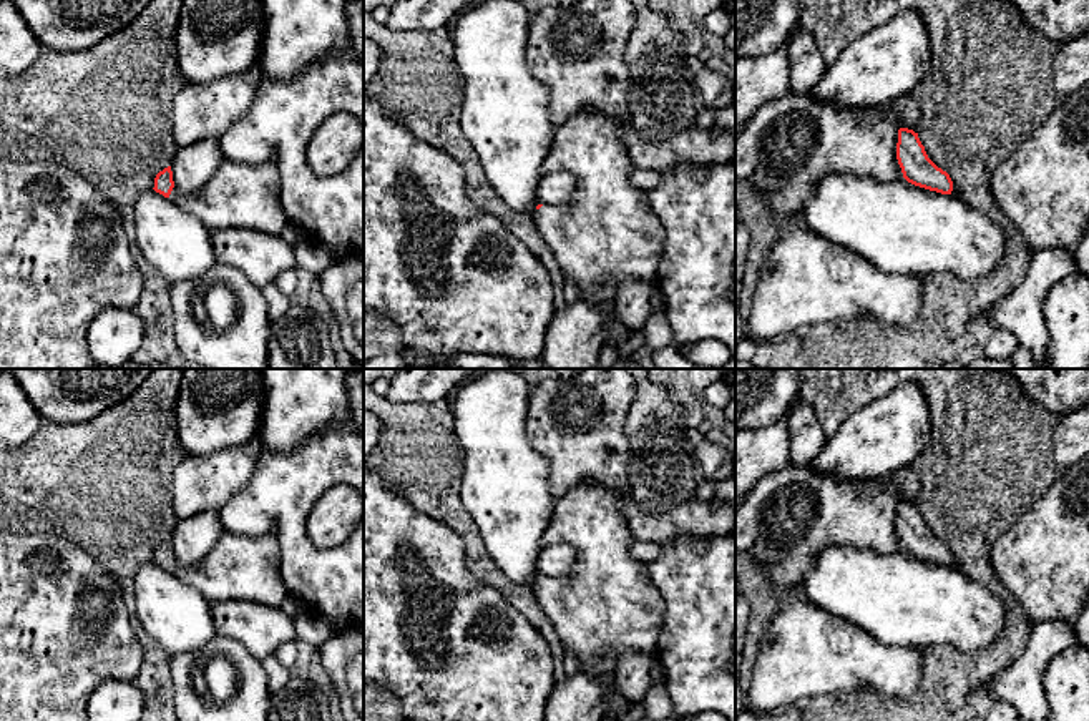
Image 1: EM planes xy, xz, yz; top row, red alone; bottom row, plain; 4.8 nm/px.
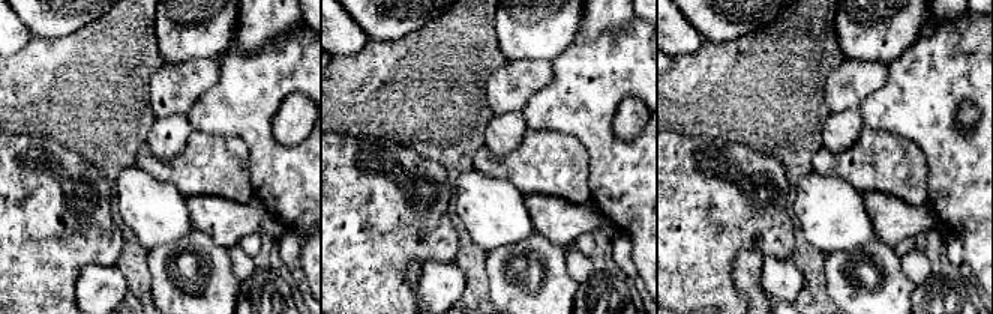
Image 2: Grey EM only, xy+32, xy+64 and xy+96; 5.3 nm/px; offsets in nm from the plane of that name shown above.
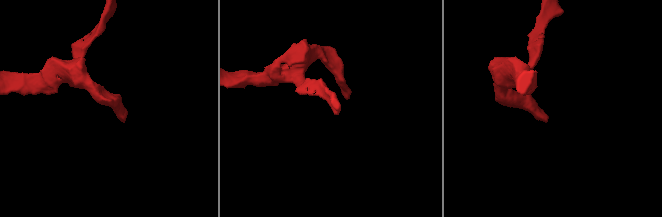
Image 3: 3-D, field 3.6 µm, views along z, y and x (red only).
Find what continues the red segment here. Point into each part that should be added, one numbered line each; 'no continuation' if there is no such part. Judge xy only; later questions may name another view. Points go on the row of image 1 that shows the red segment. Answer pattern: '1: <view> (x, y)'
1: xy (239, 195)

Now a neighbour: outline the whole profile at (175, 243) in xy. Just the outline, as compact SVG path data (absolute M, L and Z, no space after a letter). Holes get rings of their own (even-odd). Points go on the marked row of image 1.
M141 193L133 218L141 254L169 286L198 279L217 262L212 233L171 198Z

